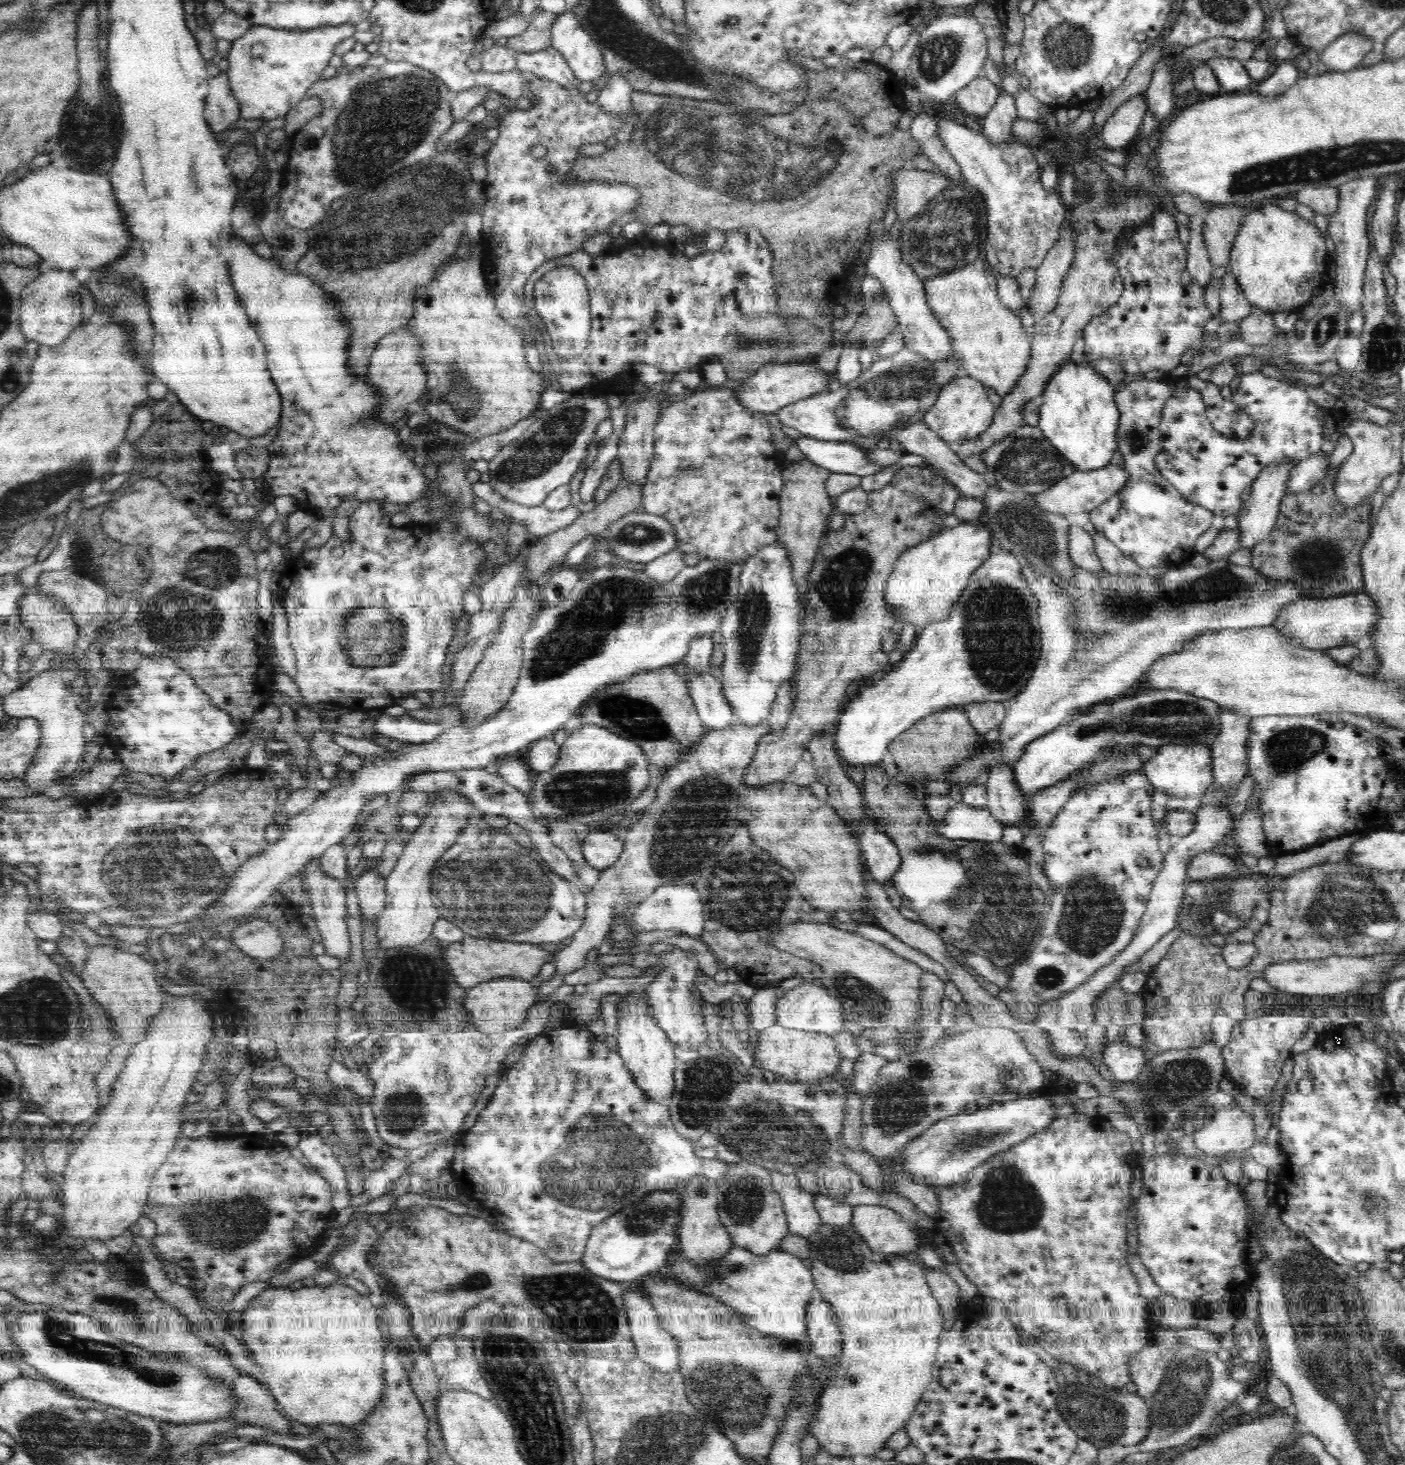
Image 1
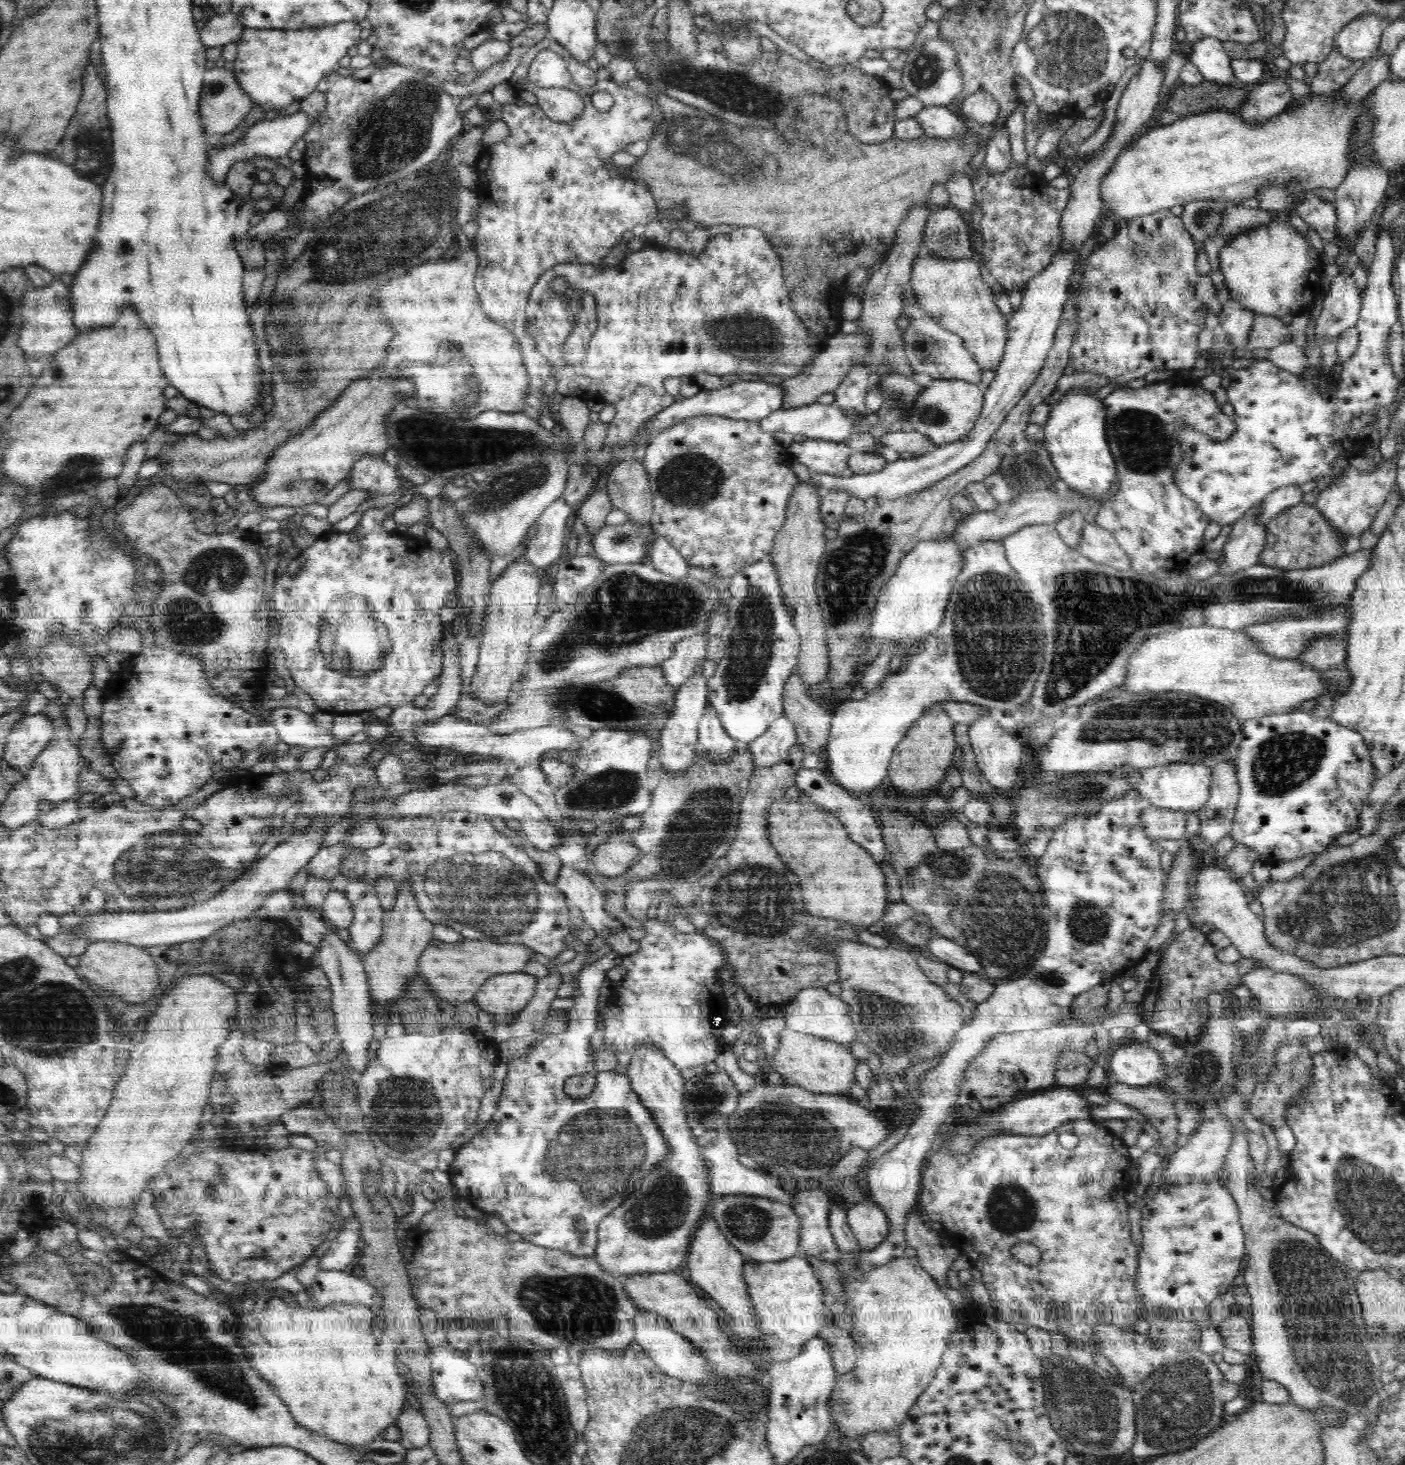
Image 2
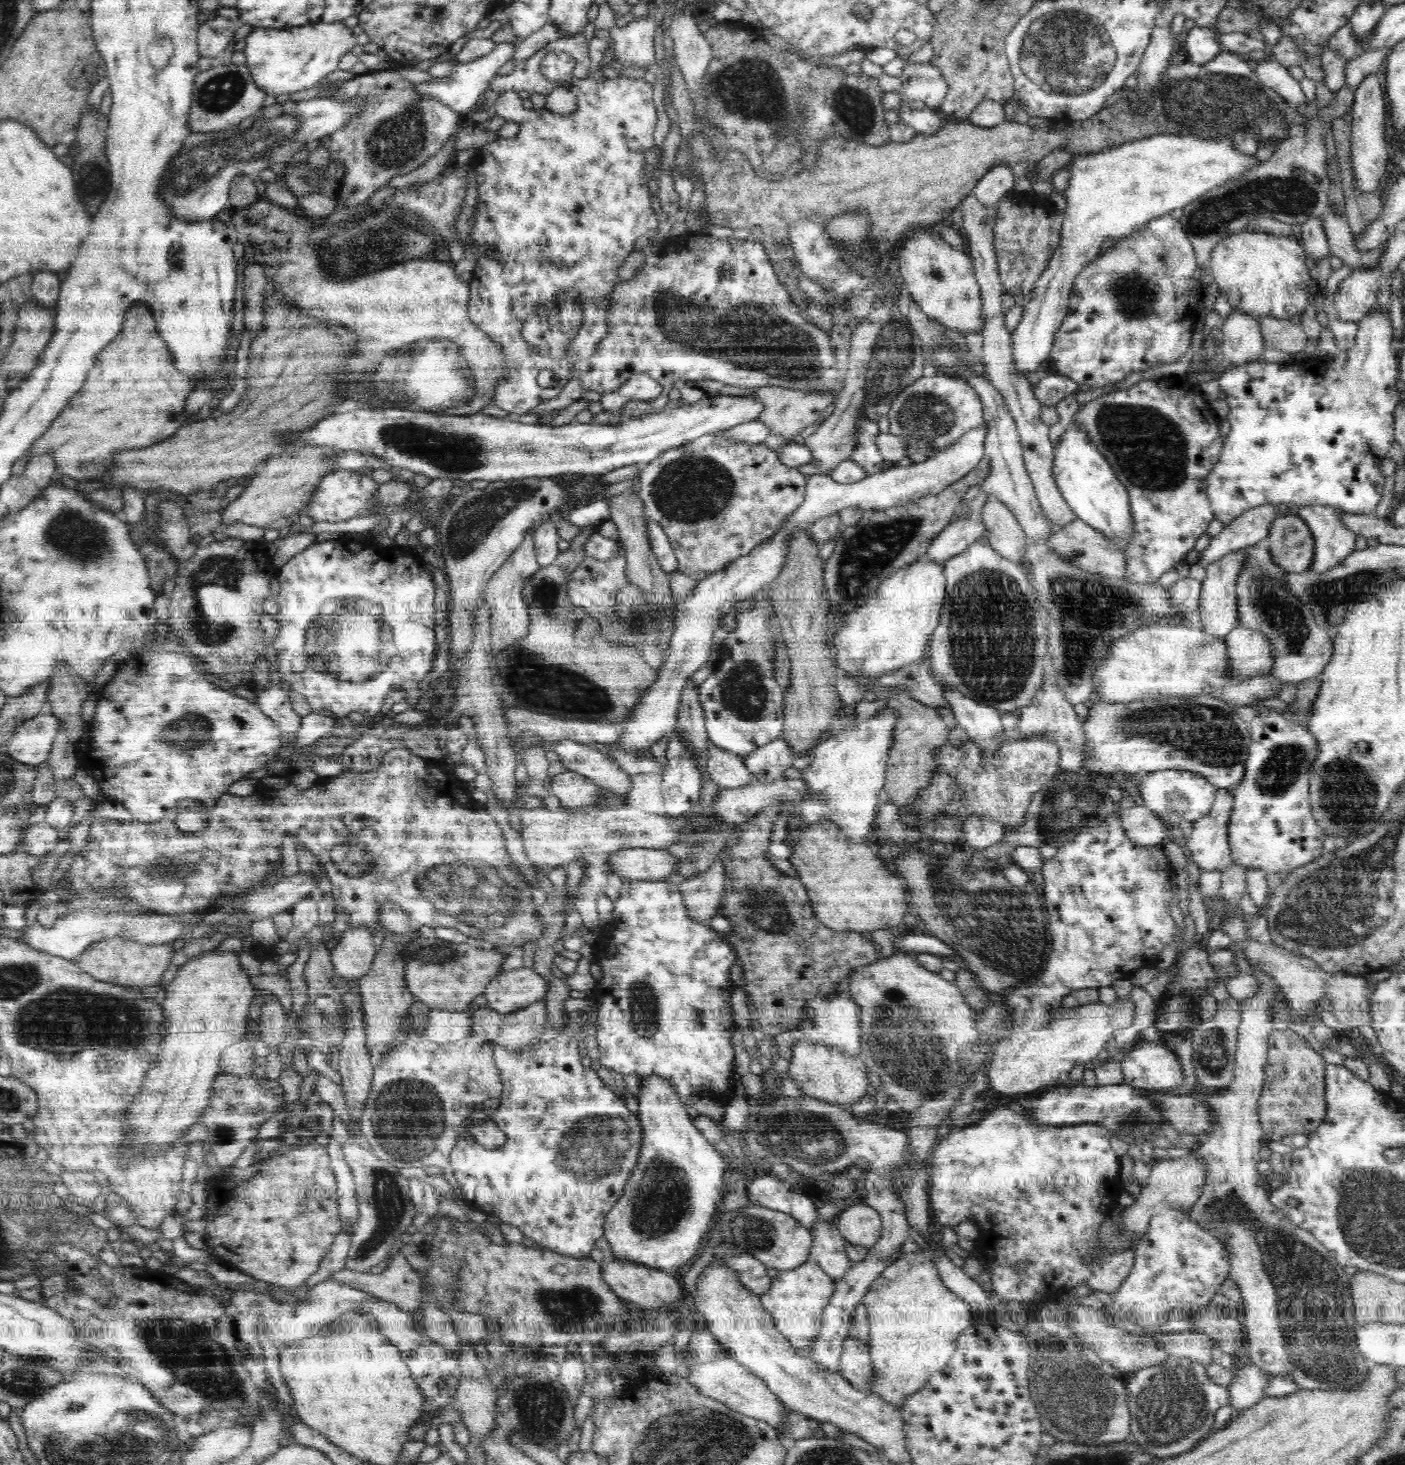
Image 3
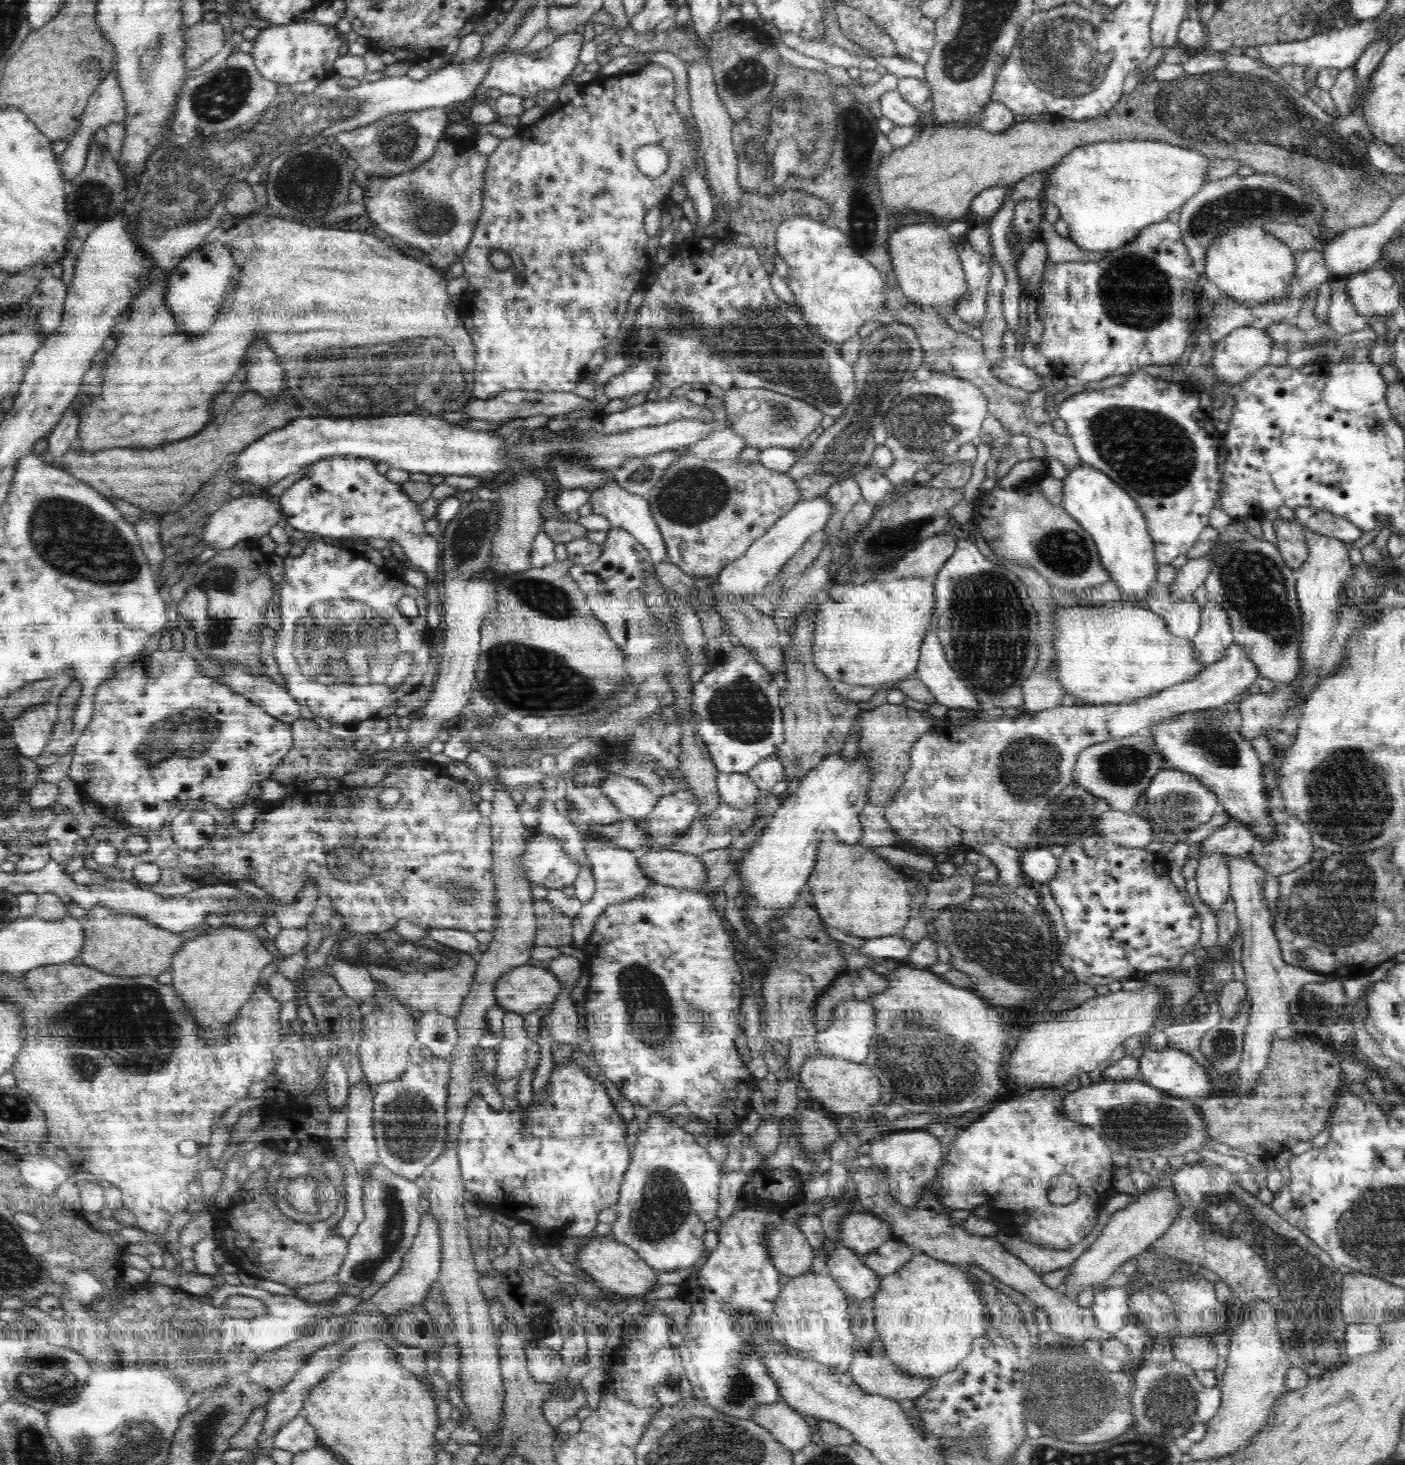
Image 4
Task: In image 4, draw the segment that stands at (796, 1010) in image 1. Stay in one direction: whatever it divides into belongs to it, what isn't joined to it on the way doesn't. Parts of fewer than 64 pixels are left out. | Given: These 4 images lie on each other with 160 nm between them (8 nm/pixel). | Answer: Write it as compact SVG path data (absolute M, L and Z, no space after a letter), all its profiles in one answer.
M846 1000L834 1008L828 1028L824 1032L813 1032L813 1034L818 1043L819 1053L824 1057L842 1058L860 1064L864 1063L869 1056L869 1047L875 1036L875 1030L876 1009L874 1005L861 1000Z

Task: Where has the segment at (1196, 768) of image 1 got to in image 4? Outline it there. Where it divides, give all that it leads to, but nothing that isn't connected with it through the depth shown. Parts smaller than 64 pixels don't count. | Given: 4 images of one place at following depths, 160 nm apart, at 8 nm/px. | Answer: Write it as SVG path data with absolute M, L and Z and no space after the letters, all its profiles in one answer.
M1178 769L1160 770L1144 794L1147 802L1145 815L1157 830L1184 834L1197 826L1205 825L1220 811L1219 799L1193 774Z

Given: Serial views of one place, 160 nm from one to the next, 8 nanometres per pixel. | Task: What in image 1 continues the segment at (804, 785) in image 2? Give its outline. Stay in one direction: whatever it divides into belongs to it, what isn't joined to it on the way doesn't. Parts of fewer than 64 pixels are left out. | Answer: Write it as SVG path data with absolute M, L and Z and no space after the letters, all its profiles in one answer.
M866 819L857 830L857 841L873 879L882 884L890 881L901 861L898 847L890 837L876 829L873 819Z

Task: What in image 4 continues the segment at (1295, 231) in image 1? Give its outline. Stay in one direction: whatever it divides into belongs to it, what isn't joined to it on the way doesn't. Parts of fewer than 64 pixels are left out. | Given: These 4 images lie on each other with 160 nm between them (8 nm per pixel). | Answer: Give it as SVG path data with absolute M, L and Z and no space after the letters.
M1238 227L1226 230L1224 234L1218 235L1215 241L1210 244L1206 253L1204 275L1220 290L1223 290L1230 297L1230 300L1252 308L1264 301L1273 301L1287 293L1296 268L1293 254L1294 250L1288 244L1274 235L1268 234L1262 227Z

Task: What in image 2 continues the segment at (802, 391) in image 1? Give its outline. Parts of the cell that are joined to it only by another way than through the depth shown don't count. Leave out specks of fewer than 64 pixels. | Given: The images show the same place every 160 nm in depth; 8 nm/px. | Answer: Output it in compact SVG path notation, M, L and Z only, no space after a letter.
M745 378L740 381L740 384L732 384L732 386L716 390L701 390L696 396L685 398L679 402L672 401L667 407L664 407L664 410L650 418L634 437L624 442L621 455L630 455L636 451L638 446L642 446L642 440L644 440L644 446L650 444L653 439L656 439L667 429L674 427L675 424L684 423L686 420L697 417L706 417L708 414L709 416L724 416L724 418L736 421L759 422L761 419L767 418L771 412L780 409L783 398L784 391L781 384L772 385L755 380L755 378Z

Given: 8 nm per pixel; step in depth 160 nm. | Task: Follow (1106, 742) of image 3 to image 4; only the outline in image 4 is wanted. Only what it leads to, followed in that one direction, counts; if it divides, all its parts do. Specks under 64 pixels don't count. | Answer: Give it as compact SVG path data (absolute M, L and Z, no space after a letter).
M1225 706L1184 712L1166 718L1146 732L1154 737L1154 747L1164 756L1167 768L1193 774L1219 799L1220 808L1231 818L1251 827L1253 832L1268 840L1276 823L1268 813L1268 789L1264 784L1262 763L1250 740L1239 733L1239 722Z

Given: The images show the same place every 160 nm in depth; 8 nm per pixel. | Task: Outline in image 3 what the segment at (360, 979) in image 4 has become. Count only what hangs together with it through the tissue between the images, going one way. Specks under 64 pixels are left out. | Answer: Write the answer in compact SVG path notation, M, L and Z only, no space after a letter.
M349 928L338 937L338 945L331 950L335 975L347 981L358 981L371 970L379 941L370 929Z

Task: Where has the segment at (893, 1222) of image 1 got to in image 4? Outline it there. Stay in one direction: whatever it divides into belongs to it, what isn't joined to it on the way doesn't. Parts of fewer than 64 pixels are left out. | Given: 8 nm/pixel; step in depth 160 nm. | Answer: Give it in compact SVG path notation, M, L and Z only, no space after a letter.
M870 1212L846 1214L841 1222L840 1242L857 1255L870 1254L892 1238L888 1225Z

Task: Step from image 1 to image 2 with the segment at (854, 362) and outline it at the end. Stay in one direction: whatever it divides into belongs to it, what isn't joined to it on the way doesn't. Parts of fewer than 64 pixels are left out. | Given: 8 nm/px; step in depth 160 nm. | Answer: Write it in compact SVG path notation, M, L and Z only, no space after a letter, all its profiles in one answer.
M862 363L852 366L840 386L834 390L835 403L843 410L844 414L853 414L854 417L865 419L873 413L866 406L868 394L868 368Z

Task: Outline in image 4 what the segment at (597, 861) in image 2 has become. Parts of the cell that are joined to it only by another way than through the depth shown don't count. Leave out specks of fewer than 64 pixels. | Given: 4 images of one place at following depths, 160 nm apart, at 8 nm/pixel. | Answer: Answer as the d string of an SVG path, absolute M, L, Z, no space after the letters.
M670 848L648 850L637 860L646 877L664 886L700 892L708 876L699 856Z

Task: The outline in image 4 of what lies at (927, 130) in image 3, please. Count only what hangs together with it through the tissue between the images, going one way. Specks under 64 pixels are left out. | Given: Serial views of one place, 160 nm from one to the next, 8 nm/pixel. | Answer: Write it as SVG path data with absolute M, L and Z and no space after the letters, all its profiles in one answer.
M888 90L879 99L879 104L882 116L891 120L895 126L914 126L923 117L919 109L902 99L898 90Z

